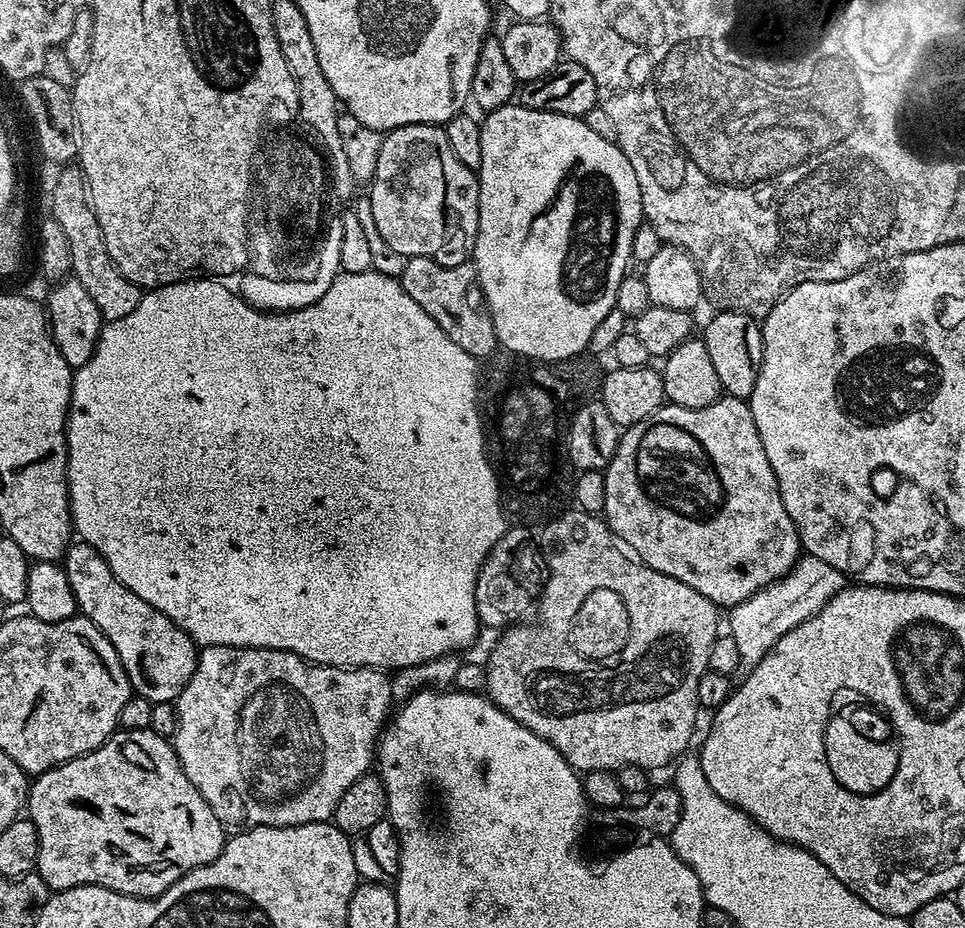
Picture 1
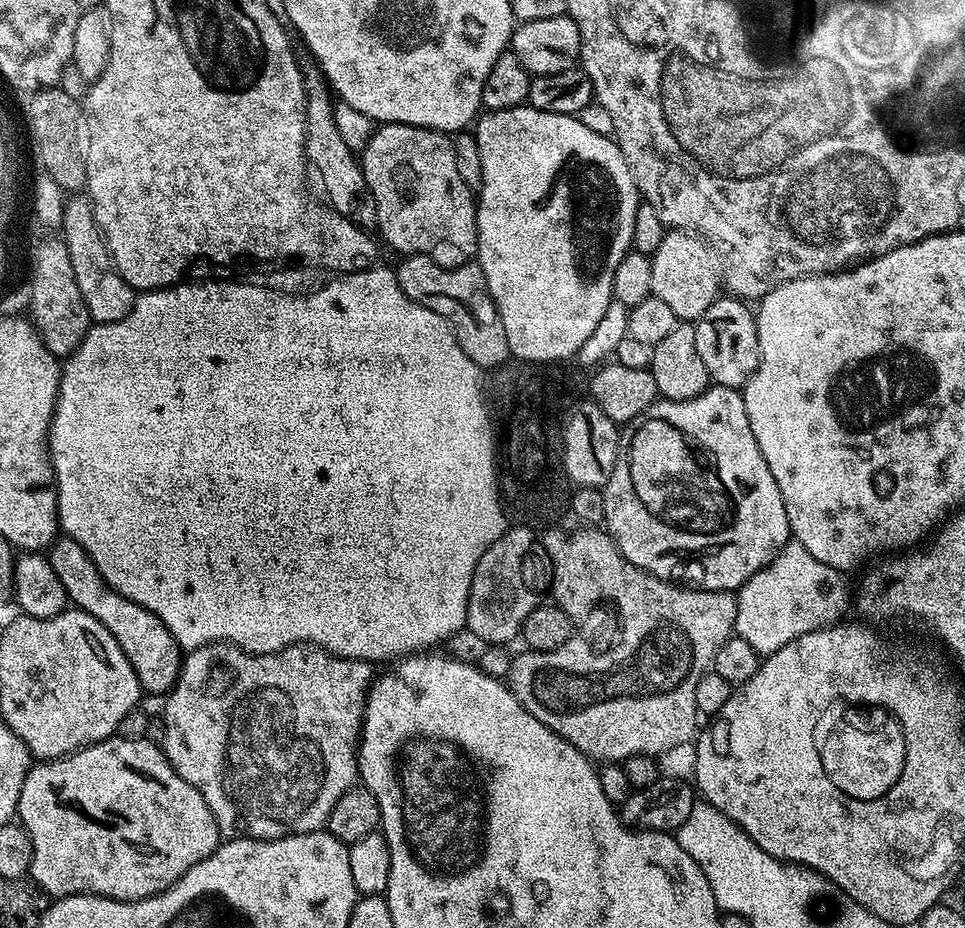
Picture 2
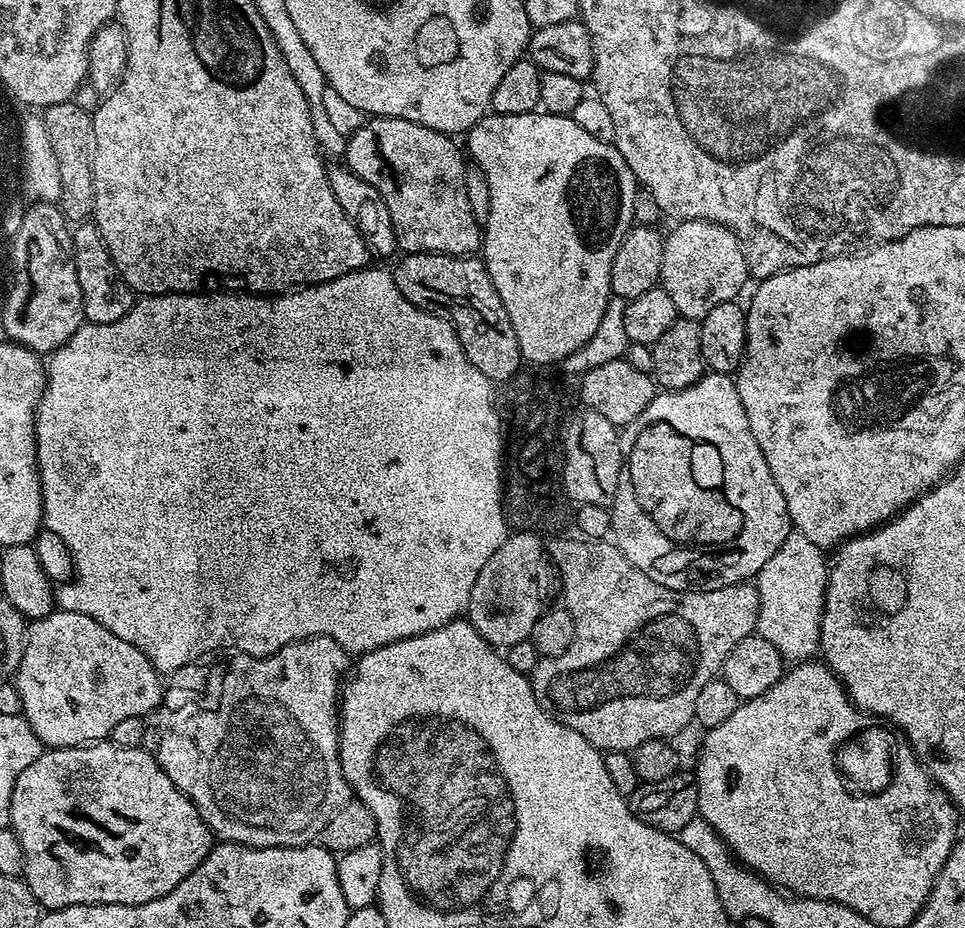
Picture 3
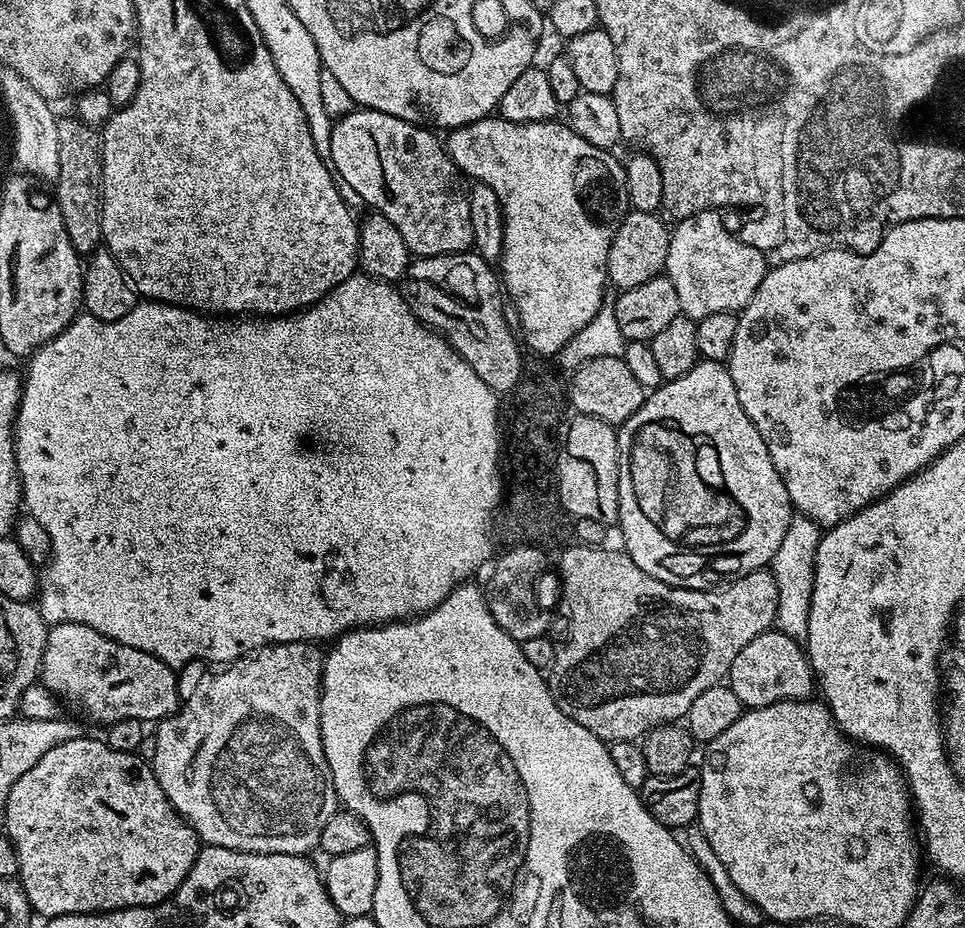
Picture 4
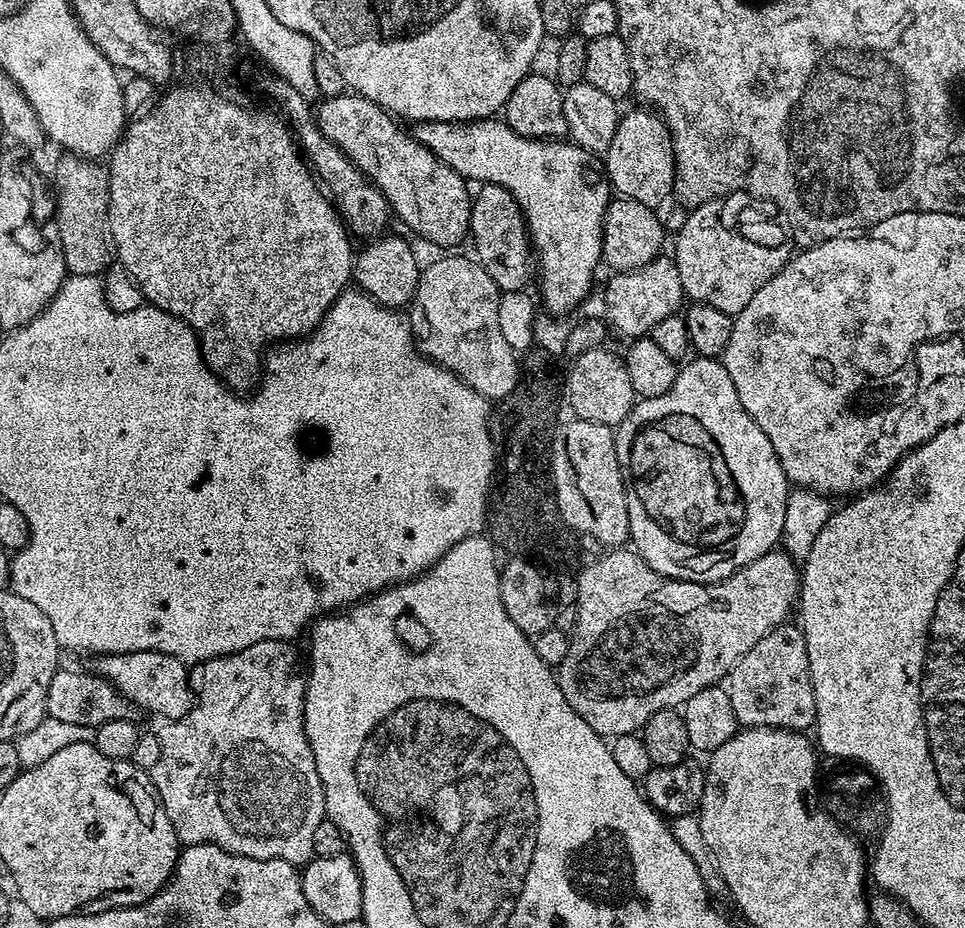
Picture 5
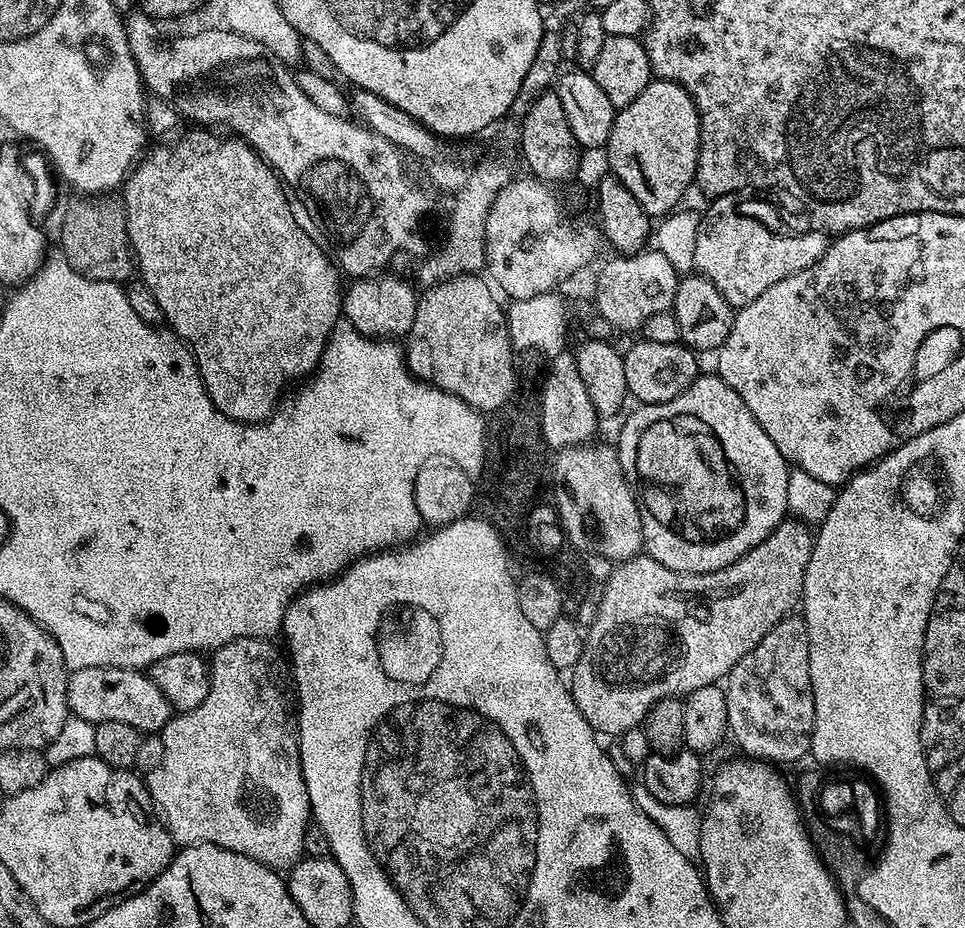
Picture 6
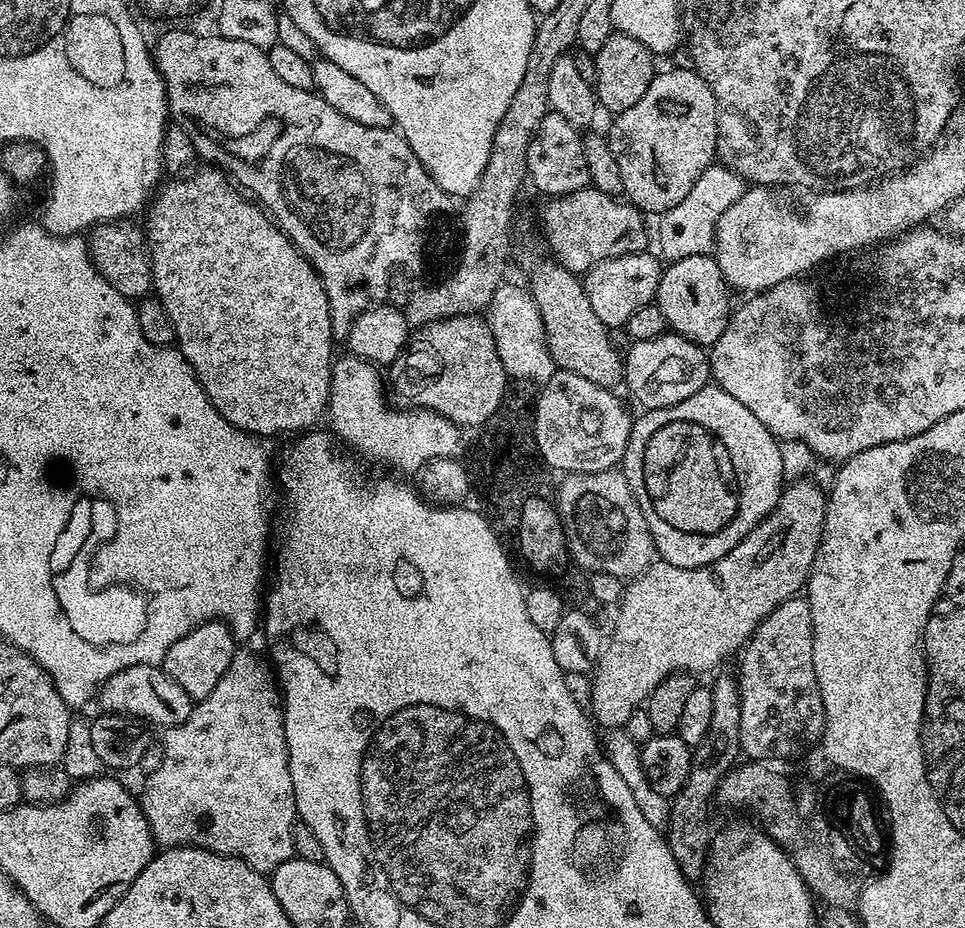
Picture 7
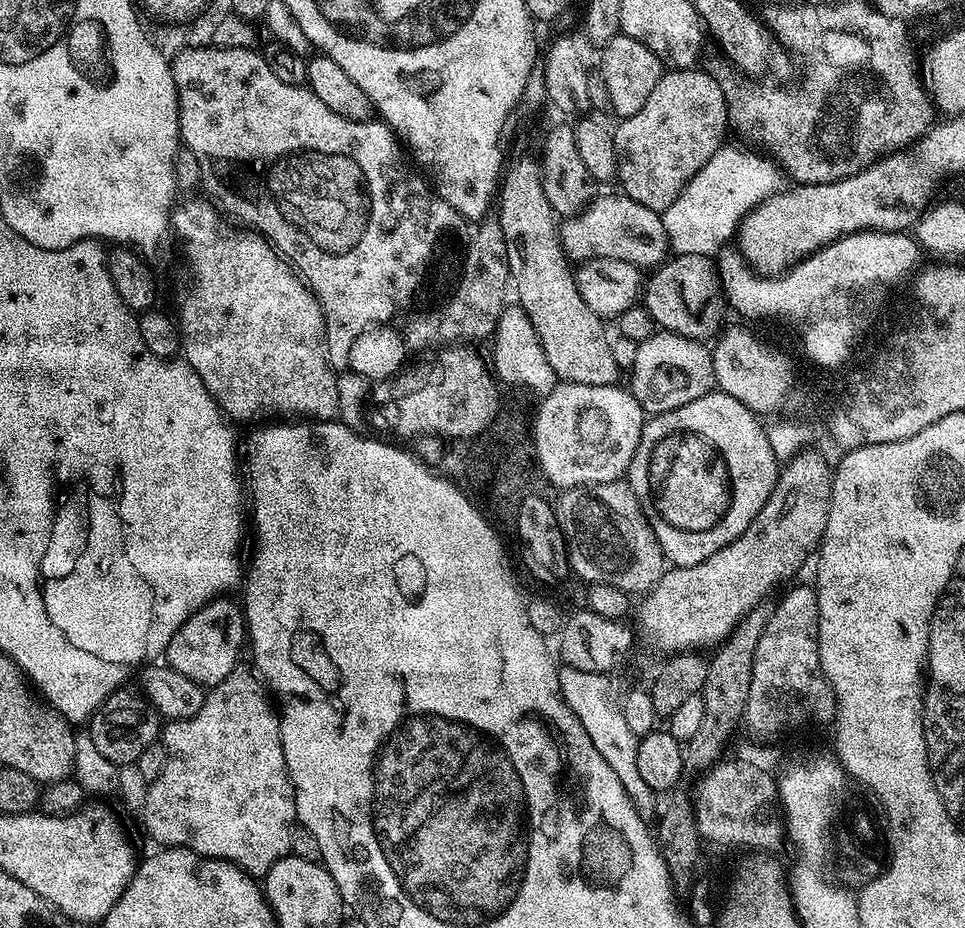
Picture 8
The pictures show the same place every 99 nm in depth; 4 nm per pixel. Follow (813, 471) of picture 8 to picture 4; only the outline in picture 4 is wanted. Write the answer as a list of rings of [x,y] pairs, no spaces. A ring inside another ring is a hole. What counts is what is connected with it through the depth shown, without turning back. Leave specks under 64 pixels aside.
[[[590,546],[588,551],[584,552],[586,547],[575,547],[576,552],[568,552],[568,556],[564,556],[564,580],[568,580],[568,596],[572,599],[572,612],[576,612],[576,632],[572,632],[572,641],[569,642],[568,648],[564,648],[564,656],[555,656],[551,667],[546,672],[548,681],[548,689],[552,691],[554,702],[558,702],[558,710],[562,710],[562,714],[566,714],[570,718],[574,718],[574,722],[578,722],[578,726],[586,726],[586,730],[590,730],[590,734],[594,734],[598,739],[611,742],[613,740],[635,740],[639,741],[644,733],[651,728],[658,727],[659,724],[670,724],[679,721],[681,718],[687,717],[694,698],[698,698],[698,694],[702,694],[702,690],[710,690],[710,686],[721,683],[727,677],[730,670],[730,662],[734,662],[734,658],[738,655],[751,640],[758,638],[758,634],[769,631],[776,623],[776,611],[779,604],[779,587],[775,582],[775,578],[771,571],[761,570],[759,572],[751,572],[745,576],[737,576],[735,580],[725,583],[723,586],[717,587],[715,590],[701,590],[699,588],[676,588],[673,584],[662,582],[658,578],[650,578],[650,574],[646,574],[646,570],[638,570],[638,566],[634,566],[634,562],[628,557],[627,552],[608,548],[609,546]]]

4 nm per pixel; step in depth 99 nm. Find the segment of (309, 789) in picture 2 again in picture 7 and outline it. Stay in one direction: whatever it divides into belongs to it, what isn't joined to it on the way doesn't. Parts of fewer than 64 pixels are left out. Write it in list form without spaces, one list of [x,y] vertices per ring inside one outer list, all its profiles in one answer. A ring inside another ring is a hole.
[[[237,651],[235,658],[232,659],[226,670],[226,674],[222,674],[222,678],[218,678],[218,686],[214,686],[214,690],[210,690],[210,694],[206,694],[206,698],[193,707],[190,718],[186,718],[186,722],[167,729],[163,733],[162,743],[165,758],[158,770],[154,770],[153,773],[146,776],[144,793],[139,793],[138,799],[140,809],[144,811],[144,817],[152,831],[152,839],[156,841],[157,845],[164,848],[205,848],[207,852],[217,852],[223,856],[239,856],[254,870],[271,874],[278,866],[282,866],[282,862],[293,859],[292,831],[298,822],[298,817],[296,814],[296,799],[294,798],[294,782],[290,778],[282,693],[269,661],[265,657],[264,660],[260,656],[255,656],[252,652]]]

